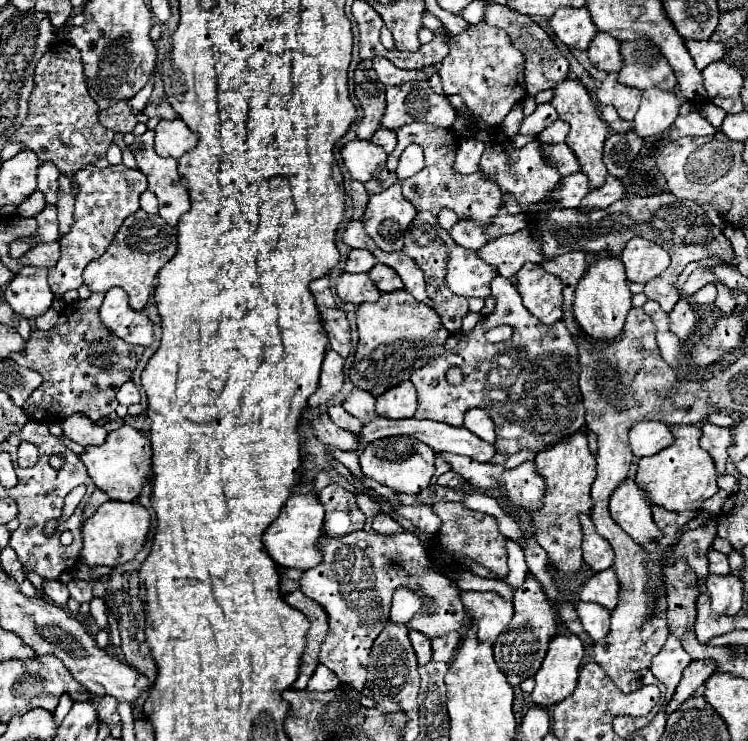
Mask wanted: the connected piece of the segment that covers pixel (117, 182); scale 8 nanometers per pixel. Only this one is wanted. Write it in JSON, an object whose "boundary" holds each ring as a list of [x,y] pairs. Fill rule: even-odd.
{"boundary":[[[124,164],[106,166],[104,170],[98,166],[84,166],[74,174],[74,182],[78,186],[74,222],[70,226],[70,232],[58,240],[62,250],[58,264],[48,270],[48,282],[54,294],[64,294],[84,284],[84,268],[88,266],[88,262],[102,256],[122,222],[140,208],[138,198],[148,186],[146,176],[140,170],[130,170]]]}

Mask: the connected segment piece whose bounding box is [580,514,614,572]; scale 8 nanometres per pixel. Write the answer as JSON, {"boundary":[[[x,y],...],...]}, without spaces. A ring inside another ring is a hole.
{"boundary":[[[580,514],[580,524],[582,524],[582,532],[584,532],[584,542],[582,542],[582,556],[584,562],[594,570],[606,570],[612,566],[614,560],[614,550],[610,550],[610,542],[606,542],[592,524],[592,518],[588,514]]]}

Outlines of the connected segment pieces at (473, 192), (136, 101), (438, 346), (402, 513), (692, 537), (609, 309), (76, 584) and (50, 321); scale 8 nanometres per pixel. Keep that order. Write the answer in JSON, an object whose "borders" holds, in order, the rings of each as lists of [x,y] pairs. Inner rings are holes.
{"borders":[[[[414,122],[414,124],[406,124],[406,126],[398,128],[396,136],[398,136],[398,144],[396,144],[394,152],[388,154],[386,168],[378,176],[374,176],[370,182],[364,184],[368,194],[378,194],[378,192],[382,192],[388,186],[398,182],[402,186],[402,190],[404,190],[406,200],[410,200],[416,206],[418,212],[422,212],[424,206],[428,206],[428,210],[434,216],[438,216],[438,212],[442,208],[450,208],[450,210],[454,210],[458,214],[458,218],[472,220],[472,222],[478,222],[478,224],[484,224],[484,226],[488,226],[496,218],[496,214],[498,214],[498,210],[502,206],[502,194],[498,190],[498,184],[496,182],[488,182],[488,178],[484,178],[480,174],[480,170],[476,170],[474,174],[466,174],[466,176],[458,174],[454,170],[454,158],[456,158],[458,140],[456,140],[452,130]],[[408,144],[422,146],[424,158],[426,158],[426,166],[416,176],[400,180],[400,178],[396,178],[396,164],[398,164],[398,158],[400,158],[402,150]]],[[[152,73],[145,87],[143,87],[133,98],[128,101],[130,107],[134,110],[134,114],[138,115],[142,113],[143,109],[146,107],[146,104],[152,94],[154,83],[155,75]]],[[[396,290],[392,294],[382,294],[374,304],[360,304],[358,316],[358,348],[354,356],[354,366],[350,370],[350,380],[354,386],[380,396],[398,382],[410,380],[410,374],[418,366],[426,366],[430,358],[442,356],[446,338],[450,332],[442,326],[440,316],[424,302],[418,302],[408,290]]],[[[412,504],[412,506],[396,506],[392,510],[394,516],[398,518],[404,518],[408,522],[414,524],[416,530],[424,532],[424,534],[430,534],[434,536],[440,528],[440,520],[438,516],[430,510],[430,506],[424,506],[424,504]]],[[[708,520],[696,530],[688,530],[674,544],[674,558],[684,558],[698,580],[708,576],[708,546],[716,538],[716,520]]],[[[600,256],[594,264],[588,266],[584,276],[580,278],[576,286],[576,298],[574,298],[574,316],[582,330],[598,340],[610,340],[620,336],[624,328],[624,318],[630,310],[630,288],[624,274],[622,260],[618,256]]],[[[70,580],[68,582],[68,590],[70,590],[70,598],[74,598],[76,602],[90,602],[92,600],[92,586],[88,582],[82,580]]],[[[50,308],[46,314],[42,314],[42,316],[38,316],[38,318],[34,320],[34,326],[36,326],[36,330],[50,330],[50,328],[54,328],[56,320],[58,320],[58,312],[54,312],[54,310]]]]}

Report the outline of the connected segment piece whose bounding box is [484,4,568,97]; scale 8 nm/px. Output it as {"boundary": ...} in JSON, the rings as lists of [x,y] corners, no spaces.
{"boundary":[[[486,4],[484,22],[504,30],[510,36],[510,42],[524,54],[524,76],[529,97],[535,97],[541,91],[552,89],[556,82],[566,78],[568,60],[562,56],[562,52],[552,42],[552,38],[546,34],[546,30],[542,26],[538,26],[530,16],[518,14],[516,10],[510,10],[510,8],[502,6],[502,4]]]}

